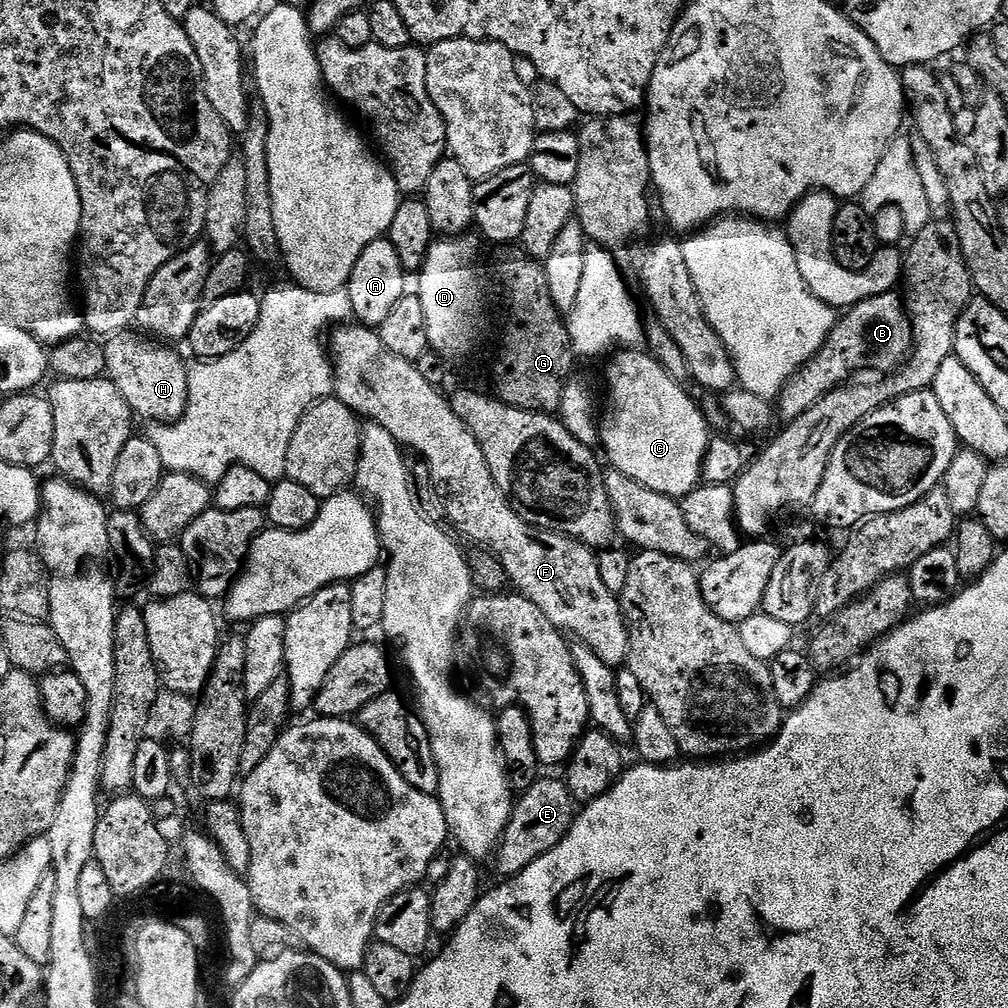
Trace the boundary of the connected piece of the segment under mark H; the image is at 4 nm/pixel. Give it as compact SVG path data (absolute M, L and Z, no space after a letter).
M121 334L119 336L113 337L112 339L109 339L105 344L105 348L102 348L102 353L104 356L104 362L105 362L105 377L111 382L112 385L115 386L117 390L119 390L119 394L121 398L127 403L129 406L129 411L136 415L138 414L140 417L150 420L152 422L158 422L157 425L160 426L171 426L175 424L177 421L181 419L181 417L185 414L185 406L186 402L188 401L188 376L187 376L187 365L183 364L181 358L174 352L166 349L169 347L166 347L165 345L145 340L142 338L139 338L140 340L132 337L132 334Z

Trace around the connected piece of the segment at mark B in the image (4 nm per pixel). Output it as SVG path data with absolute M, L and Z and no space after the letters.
M895 291L863 300L861 304L855 304L853 308L847 309L837 319L836 324L832 327L832 333L828 335L828 340L822 346L822 350L818 350L816 357L809 364L805 364L780 393L778 405L780 404L781 421L787 422L806 414L806 410L810 410L823 396L830 394L835 388L847 385L853 379L852 371L855 368L860 372L866 371L867 368L873 368L876 372L884 372L880 374L892 374L911 357L911 354L912 324L908 320L908 312L903 299Z

